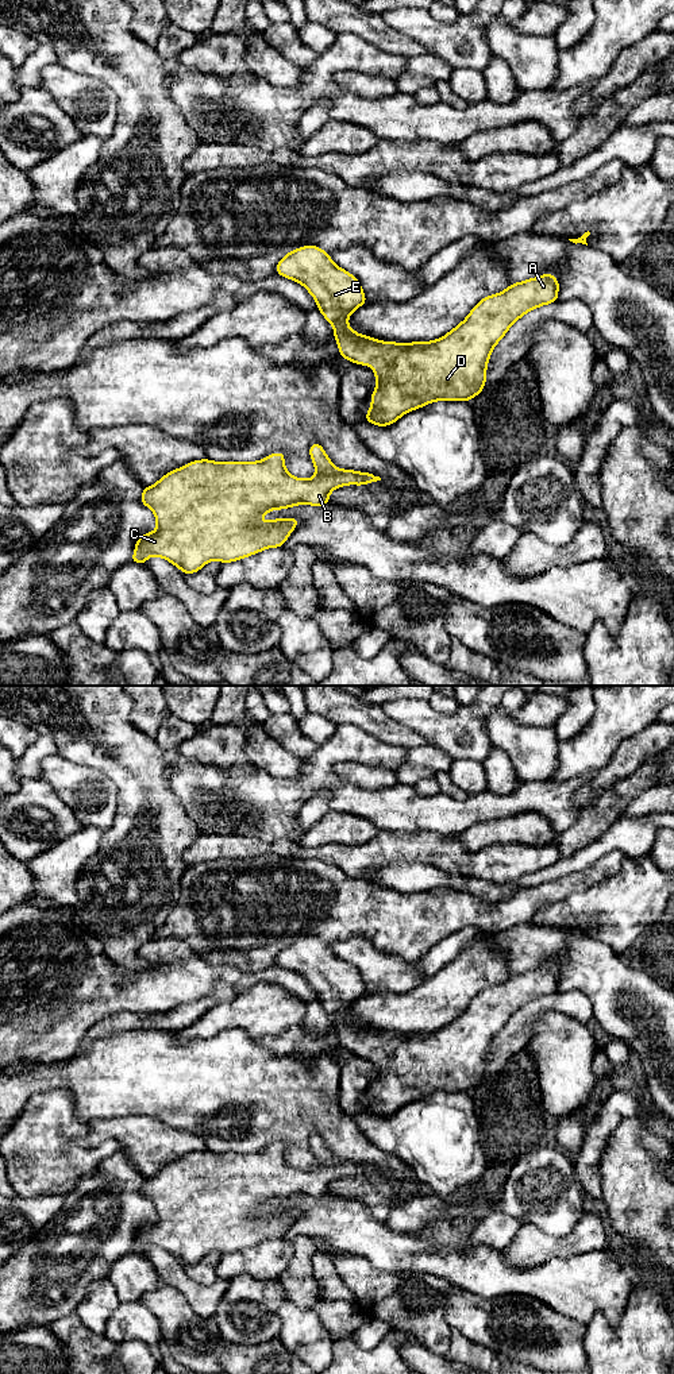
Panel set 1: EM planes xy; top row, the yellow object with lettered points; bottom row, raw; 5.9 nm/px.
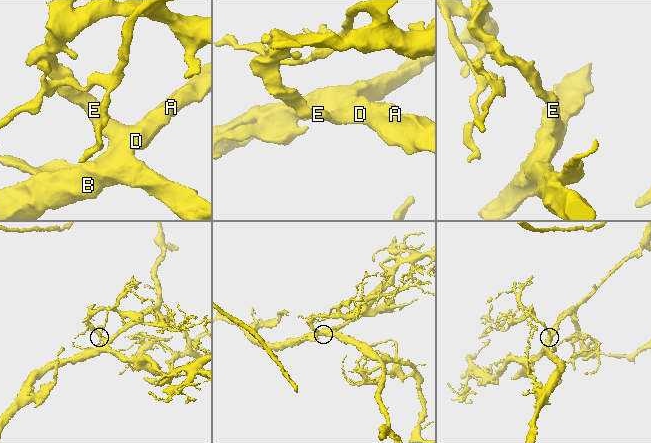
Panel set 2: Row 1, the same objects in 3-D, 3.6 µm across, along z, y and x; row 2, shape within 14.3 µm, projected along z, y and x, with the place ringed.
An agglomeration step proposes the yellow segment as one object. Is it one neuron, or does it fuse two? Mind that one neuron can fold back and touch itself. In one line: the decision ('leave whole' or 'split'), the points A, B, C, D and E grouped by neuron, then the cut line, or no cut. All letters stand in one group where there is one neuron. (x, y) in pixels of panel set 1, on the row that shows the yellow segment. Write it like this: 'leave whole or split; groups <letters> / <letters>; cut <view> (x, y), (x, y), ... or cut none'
leave whole; groups A B C D E; cut none

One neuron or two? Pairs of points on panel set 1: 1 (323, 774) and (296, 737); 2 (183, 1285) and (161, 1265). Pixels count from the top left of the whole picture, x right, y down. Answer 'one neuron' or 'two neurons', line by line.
1: two neurons
2: one neuron

